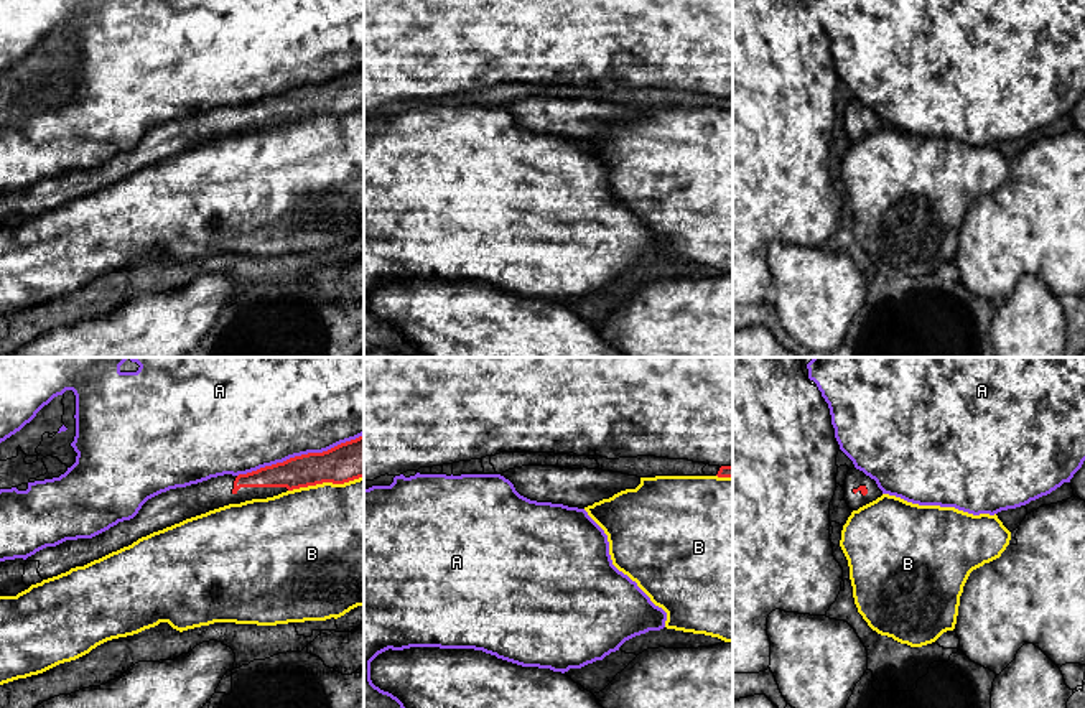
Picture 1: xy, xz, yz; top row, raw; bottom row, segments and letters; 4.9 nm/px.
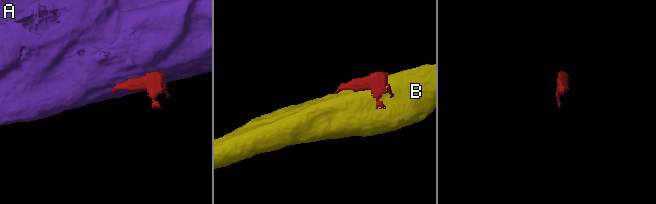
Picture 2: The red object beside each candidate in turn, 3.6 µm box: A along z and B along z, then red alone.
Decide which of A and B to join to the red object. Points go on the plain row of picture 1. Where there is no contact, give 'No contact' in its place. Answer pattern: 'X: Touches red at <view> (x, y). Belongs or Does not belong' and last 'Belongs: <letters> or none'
A: Touches red at xy (302, 86). Does not belong
B: Touches red at xy (325, 112). Does not belong
Belongs: none

